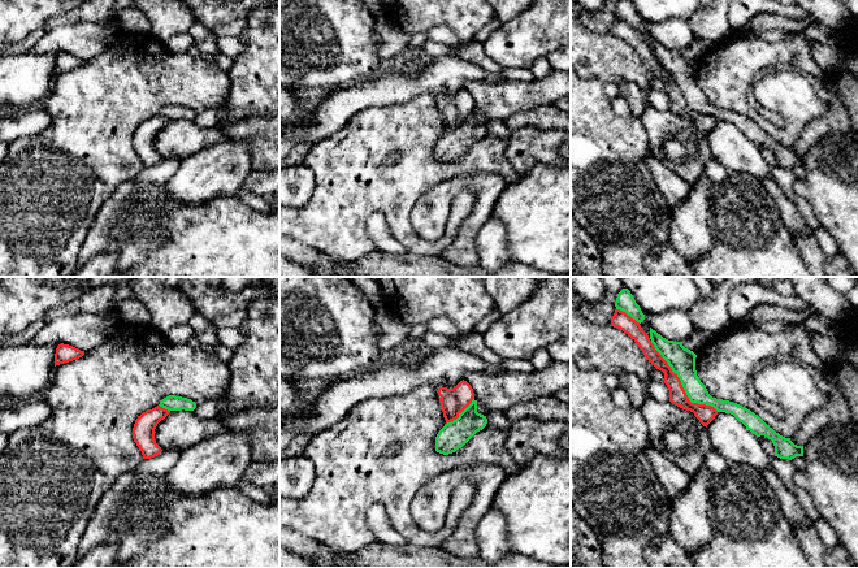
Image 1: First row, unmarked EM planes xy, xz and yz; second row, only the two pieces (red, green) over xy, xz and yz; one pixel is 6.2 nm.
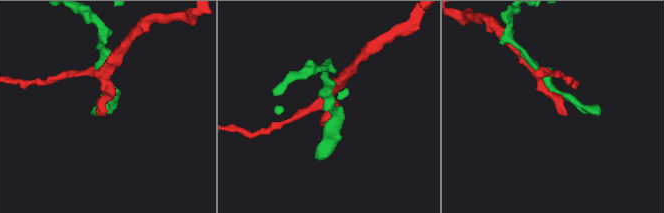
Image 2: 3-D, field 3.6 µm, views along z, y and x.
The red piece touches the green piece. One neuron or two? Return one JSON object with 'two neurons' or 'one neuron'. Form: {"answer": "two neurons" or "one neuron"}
{"answer": "two neurons"}

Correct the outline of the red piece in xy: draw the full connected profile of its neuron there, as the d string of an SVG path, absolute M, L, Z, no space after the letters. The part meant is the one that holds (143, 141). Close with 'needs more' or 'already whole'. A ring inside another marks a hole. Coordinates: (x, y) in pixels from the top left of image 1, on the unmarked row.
M157 114L147 118L135 129L133 147L142 160L143 168L155 166L162 160L155 149L155 138L169 122L170 120Z | already whole

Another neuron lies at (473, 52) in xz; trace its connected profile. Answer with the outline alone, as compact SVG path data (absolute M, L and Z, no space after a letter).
M428 39L424 44L412 49L411 53L417 56L422 61L432 61L442 56L458 56L462 60L473 62L494 74L500 70L500 68L486 56L484 51L484 43L476 40L472 40L468 44L456 48L446 43Z

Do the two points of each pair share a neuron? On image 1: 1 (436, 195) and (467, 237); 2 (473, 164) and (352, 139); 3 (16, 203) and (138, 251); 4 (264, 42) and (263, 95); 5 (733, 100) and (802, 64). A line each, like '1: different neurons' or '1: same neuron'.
1: same neuron
2: same neuron
3: different neurons
4: same neuron
5: same neuron

